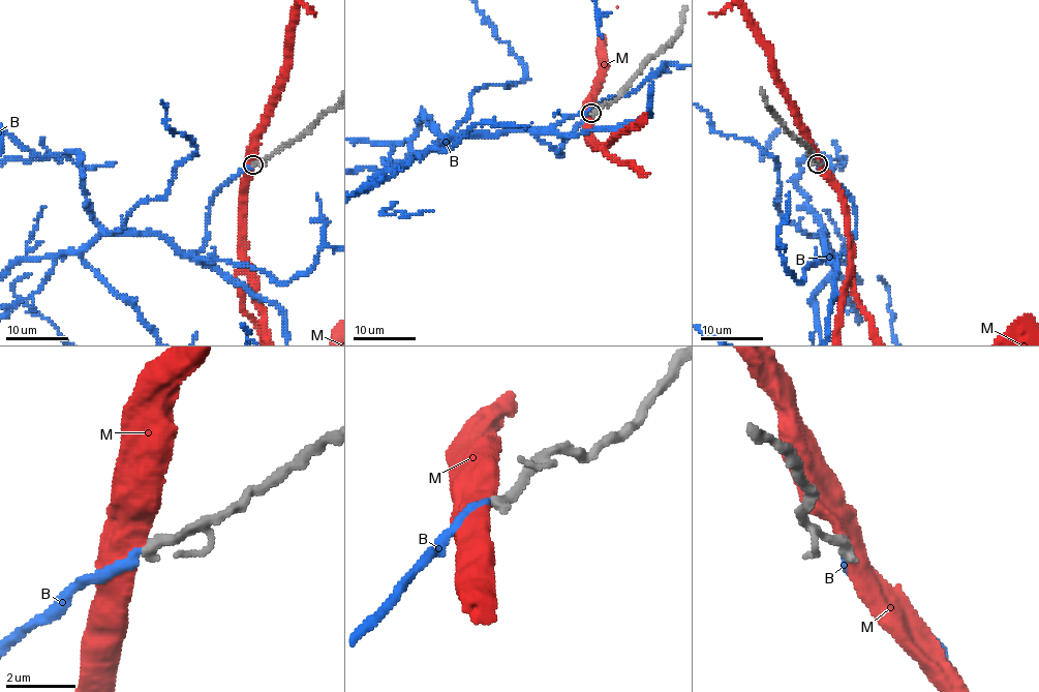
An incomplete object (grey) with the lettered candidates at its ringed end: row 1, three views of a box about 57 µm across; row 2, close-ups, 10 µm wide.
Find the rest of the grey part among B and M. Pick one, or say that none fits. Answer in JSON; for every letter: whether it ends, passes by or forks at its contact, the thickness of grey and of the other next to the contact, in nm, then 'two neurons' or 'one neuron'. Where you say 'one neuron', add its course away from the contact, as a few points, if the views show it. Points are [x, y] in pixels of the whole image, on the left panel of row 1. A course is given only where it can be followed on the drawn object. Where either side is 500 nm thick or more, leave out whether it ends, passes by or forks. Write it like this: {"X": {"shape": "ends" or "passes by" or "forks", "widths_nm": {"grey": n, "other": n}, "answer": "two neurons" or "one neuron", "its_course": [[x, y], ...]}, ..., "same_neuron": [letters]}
{"B": {"shape": "ends", "widths_nm": {"grey": 360, "other": 200}, "answer": "one neuron"}, "M": {"widths_nm": {"grey": 360, "other": 650}, "answer": "two neurons"}, "same_neuron": ["B"]}

